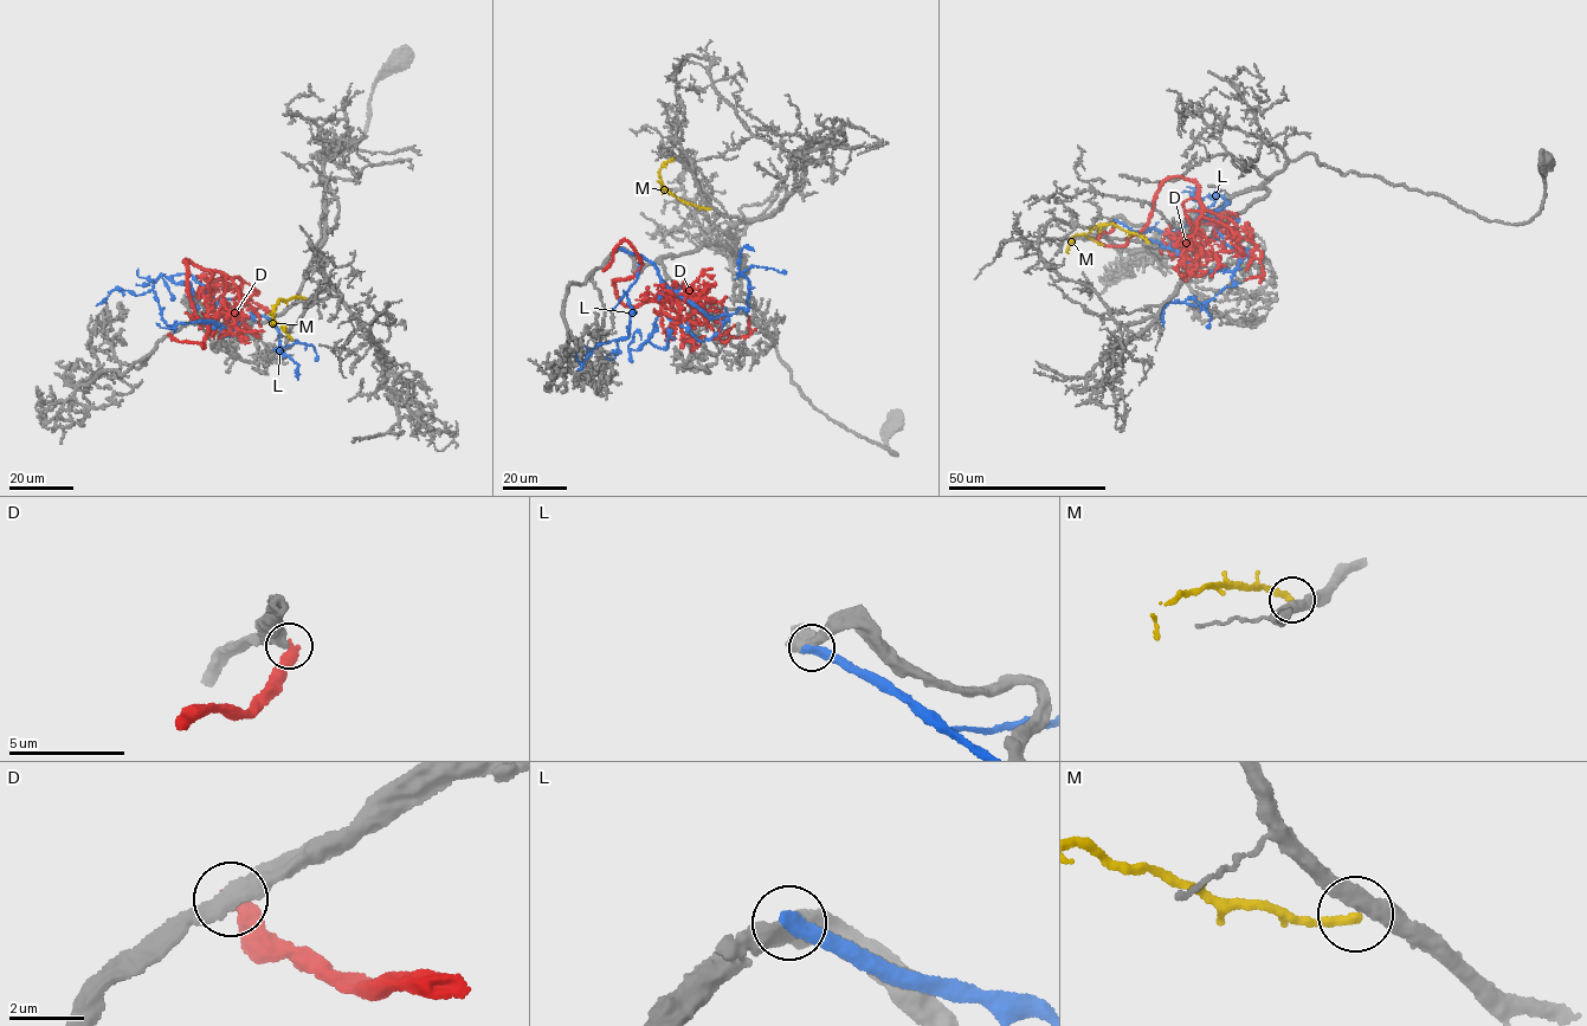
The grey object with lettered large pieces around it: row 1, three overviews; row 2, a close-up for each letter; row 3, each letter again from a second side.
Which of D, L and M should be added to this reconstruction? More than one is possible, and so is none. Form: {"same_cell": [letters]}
{"same_cell": []}

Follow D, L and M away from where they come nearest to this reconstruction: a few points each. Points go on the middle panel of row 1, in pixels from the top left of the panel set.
D: (604, 270), (625, 240), (640, 263), (613, 279), (627, 305), (676, 294), (724, 341), (748, 335), (748, 316)
L: (620, 247), (642, 256), (707, 314), (727, 315), (700, 341), (660, 314), (642, 346), (675, 340)
M: (711, 208), (683, 202), (663, 186), (658, 170), (664, 163), (673, 161)

